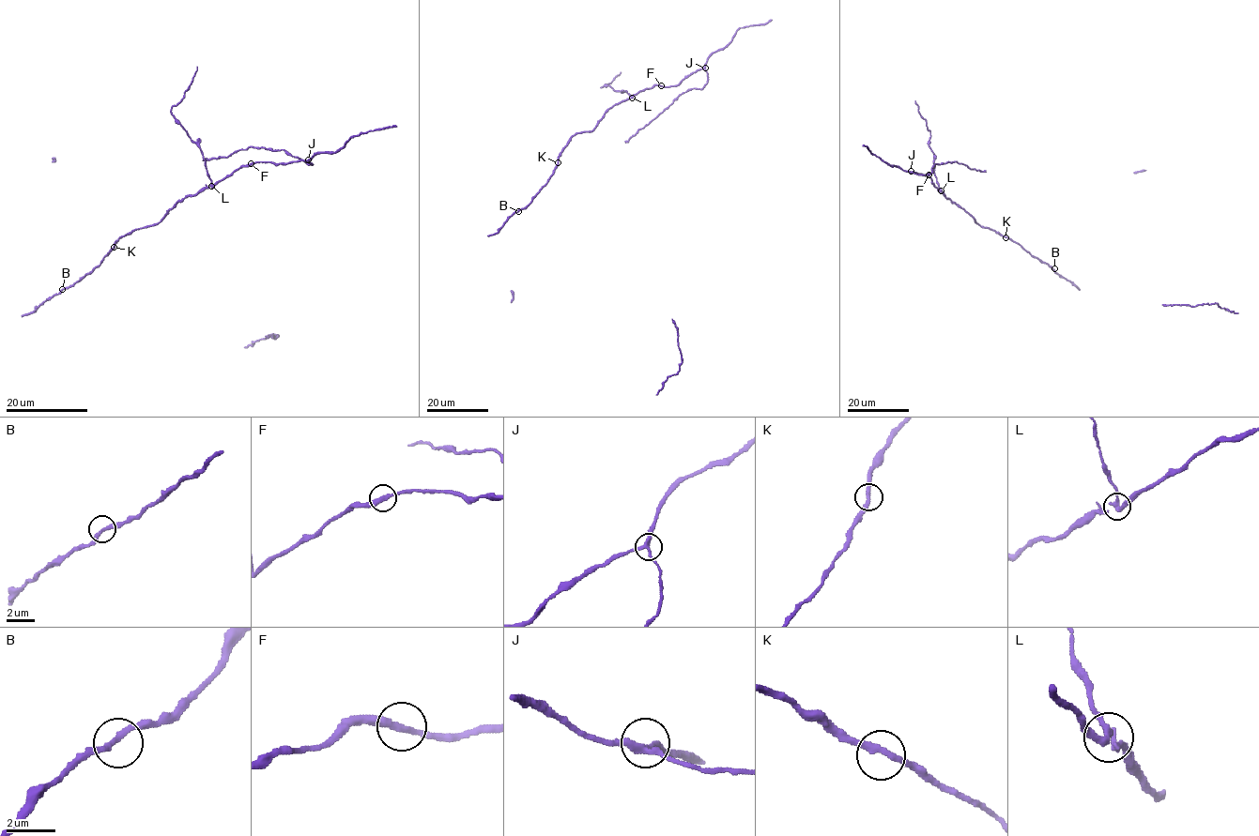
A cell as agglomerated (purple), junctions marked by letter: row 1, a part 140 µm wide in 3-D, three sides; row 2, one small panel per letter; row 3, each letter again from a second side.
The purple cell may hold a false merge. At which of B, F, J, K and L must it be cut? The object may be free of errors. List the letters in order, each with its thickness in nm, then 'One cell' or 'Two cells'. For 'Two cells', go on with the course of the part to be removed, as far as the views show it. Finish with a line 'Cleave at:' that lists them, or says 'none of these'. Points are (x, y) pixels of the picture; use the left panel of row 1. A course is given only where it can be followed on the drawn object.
B: Thickness 240 nm. One cell
F: Thickness 300 nm. One cell
J: Thickness 240 nm. One cell
K: Thickness 280 nm. One cell
L: Thickness 240 nm. Two cells. Course of the part to remove: (211, 186), (201, 148), (171, 113), (171, 108), (183, 97), (192, 81), (196, 66)
Cleave at: L

